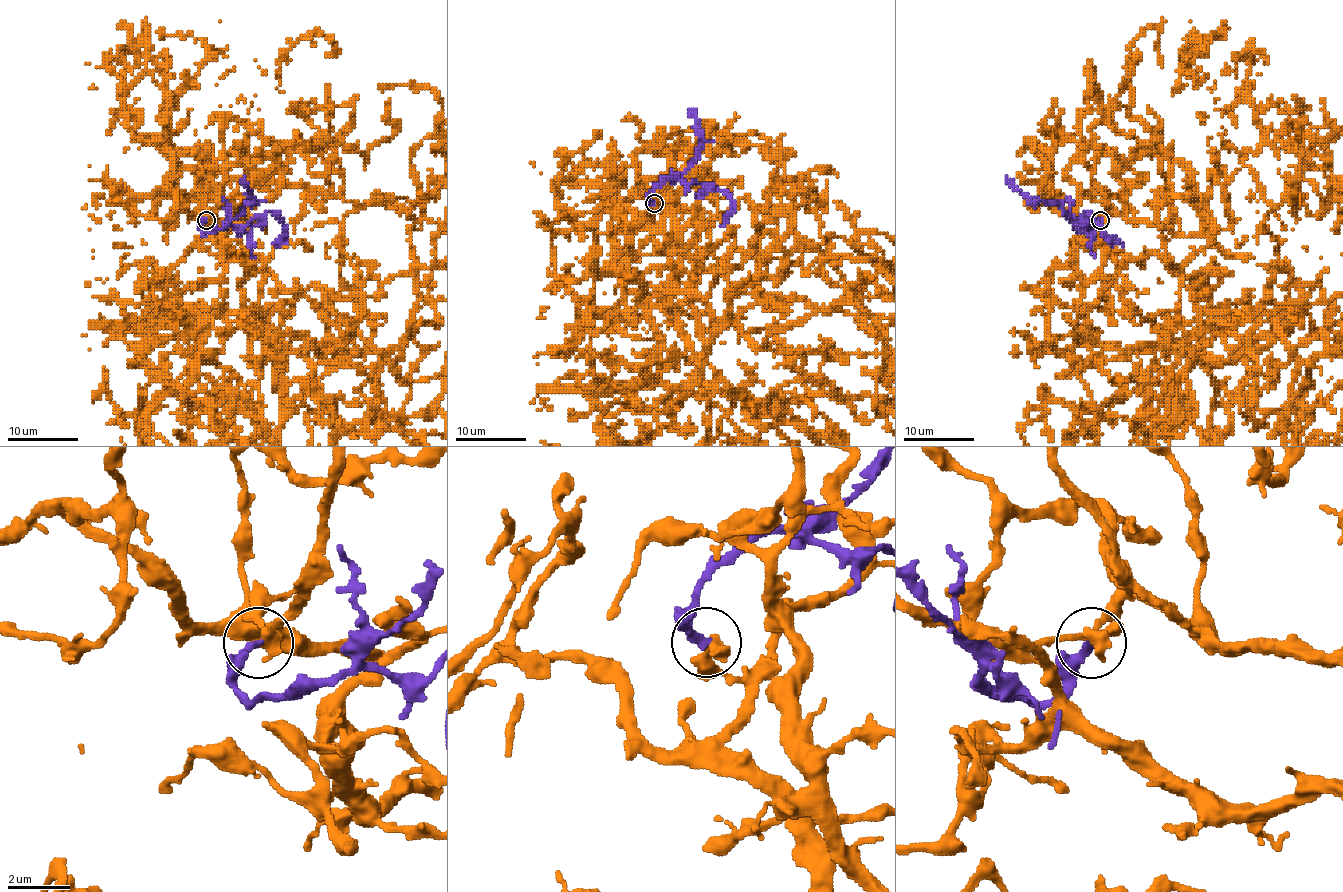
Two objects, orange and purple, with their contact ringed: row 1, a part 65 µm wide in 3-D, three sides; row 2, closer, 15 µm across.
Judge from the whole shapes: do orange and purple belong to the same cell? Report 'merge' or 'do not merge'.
do not merge

